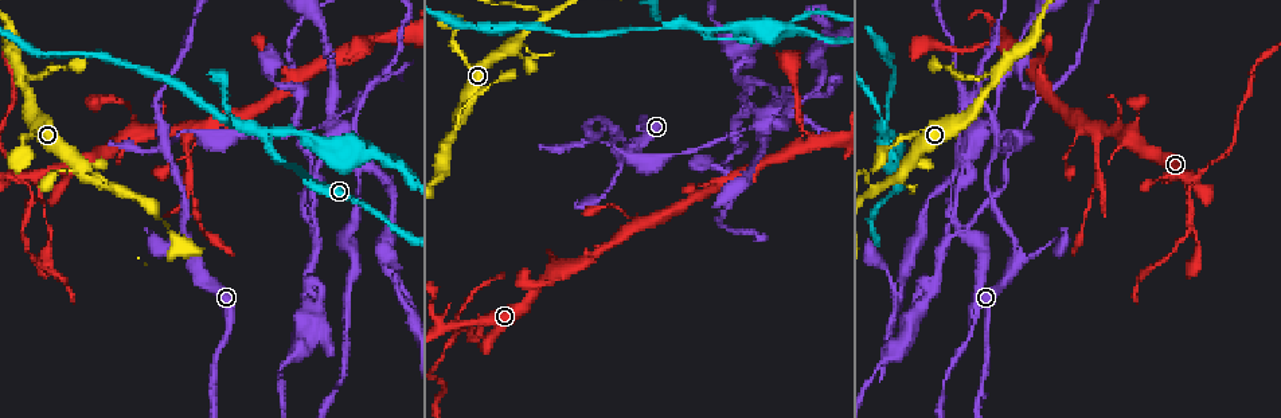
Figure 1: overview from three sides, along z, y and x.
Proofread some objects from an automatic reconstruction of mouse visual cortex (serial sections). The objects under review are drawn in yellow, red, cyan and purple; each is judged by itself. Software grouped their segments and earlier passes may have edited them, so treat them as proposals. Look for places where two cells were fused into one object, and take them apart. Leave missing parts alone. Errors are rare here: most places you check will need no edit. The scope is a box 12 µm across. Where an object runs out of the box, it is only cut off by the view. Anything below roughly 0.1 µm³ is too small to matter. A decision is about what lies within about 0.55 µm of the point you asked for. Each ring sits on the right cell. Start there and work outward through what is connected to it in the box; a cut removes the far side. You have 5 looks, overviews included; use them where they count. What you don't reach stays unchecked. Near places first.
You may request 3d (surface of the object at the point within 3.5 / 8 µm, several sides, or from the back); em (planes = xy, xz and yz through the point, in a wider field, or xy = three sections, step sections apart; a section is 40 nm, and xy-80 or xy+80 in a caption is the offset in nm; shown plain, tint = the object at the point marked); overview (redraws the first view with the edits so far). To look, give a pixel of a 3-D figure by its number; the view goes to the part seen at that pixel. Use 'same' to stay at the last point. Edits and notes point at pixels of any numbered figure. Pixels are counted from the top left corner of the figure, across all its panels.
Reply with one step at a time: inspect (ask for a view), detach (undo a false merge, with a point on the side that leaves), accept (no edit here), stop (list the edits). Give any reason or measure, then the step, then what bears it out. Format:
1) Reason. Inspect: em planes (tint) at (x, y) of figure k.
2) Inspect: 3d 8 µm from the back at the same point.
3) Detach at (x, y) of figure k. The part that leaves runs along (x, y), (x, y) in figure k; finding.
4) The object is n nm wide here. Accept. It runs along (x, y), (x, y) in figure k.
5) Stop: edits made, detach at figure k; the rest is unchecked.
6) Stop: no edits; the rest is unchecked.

A fork. Inspect: 3d 3.5 µm from the back at (1021, 262) of figure 1.

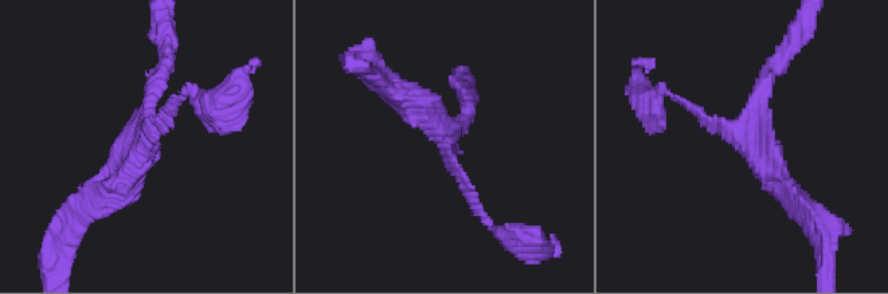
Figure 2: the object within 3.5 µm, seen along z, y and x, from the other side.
3 arms meet here; the arms are 100, 200, 250 nm wide; now the EM. Inspect: em xy step 2 (tint) at (751, 135) of figure 2.

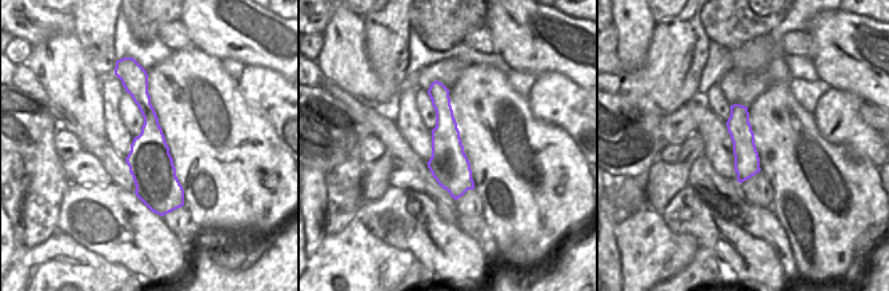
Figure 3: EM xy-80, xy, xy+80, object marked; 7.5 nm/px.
The object is 300 nm wide here. Accept. It runs along (105, 203), (141, 157), (167, 58) in figure 2; continuous, no second cell.

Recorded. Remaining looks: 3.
Arms part here. Inspect: 3d 3.5 µm from the back at (995, 145) of figure 1.

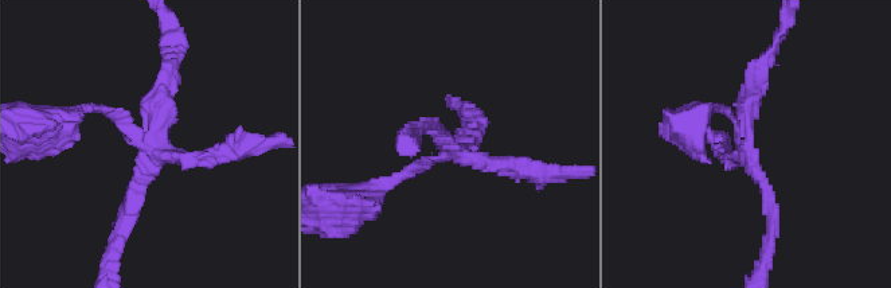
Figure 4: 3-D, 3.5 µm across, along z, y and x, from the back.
Shape alone is not enough. Inspect: em xy step 3 (tint) at (147, 145) of figure 4.

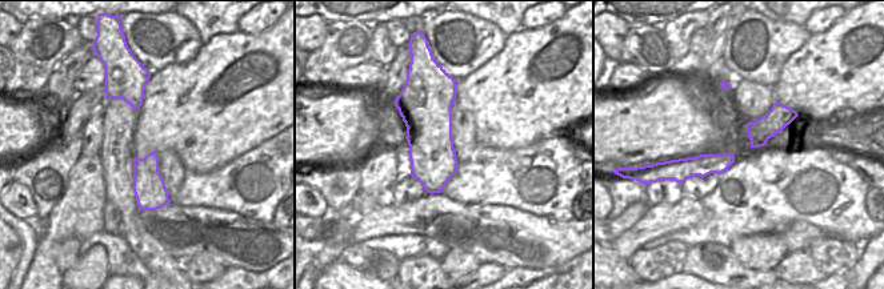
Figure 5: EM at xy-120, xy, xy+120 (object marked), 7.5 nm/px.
Detach at (518, 166) of figure 4. The part that leaves runs along (441, 154), (367, 202), (342, 205) in figure 4; two cells meet here.

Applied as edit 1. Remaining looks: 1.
Stop: edits made, detach at figure 4; the rest is unchecked.

